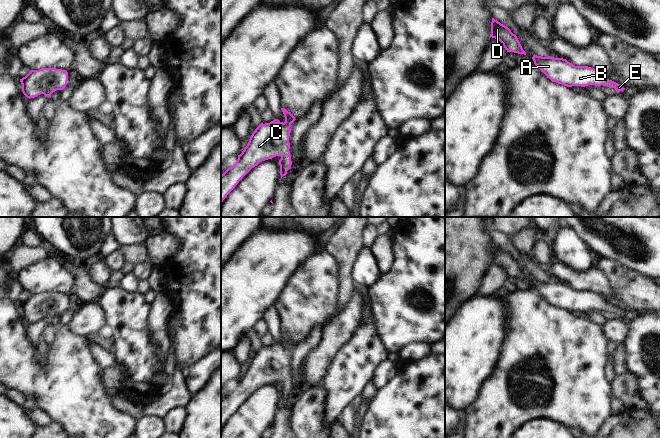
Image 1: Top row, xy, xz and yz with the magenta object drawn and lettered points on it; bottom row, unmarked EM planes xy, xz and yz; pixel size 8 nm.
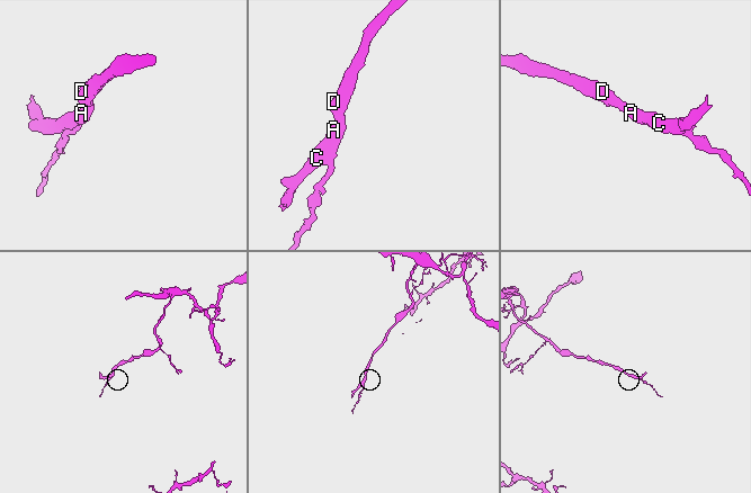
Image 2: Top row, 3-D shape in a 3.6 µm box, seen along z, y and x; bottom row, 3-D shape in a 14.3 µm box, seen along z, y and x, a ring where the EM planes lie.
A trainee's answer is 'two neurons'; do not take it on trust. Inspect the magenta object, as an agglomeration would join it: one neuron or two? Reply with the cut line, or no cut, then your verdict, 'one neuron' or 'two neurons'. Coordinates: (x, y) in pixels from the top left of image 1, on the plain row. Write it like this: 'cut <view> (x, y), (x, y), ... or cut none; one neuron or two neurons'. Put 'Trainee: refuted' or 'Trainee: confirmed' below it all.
cut none; one neuron
Trainee: refuted

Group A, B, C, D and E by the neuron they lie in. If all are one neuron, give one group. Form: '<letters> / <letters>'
A B C D E

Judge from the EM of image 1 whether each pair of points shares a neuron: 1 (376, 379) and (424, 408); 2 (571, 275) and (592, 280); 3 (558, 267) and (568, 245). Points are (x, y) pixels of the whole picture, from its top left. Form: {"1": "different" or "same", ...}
{"1": "different", "2": "same", "3": "different"}

